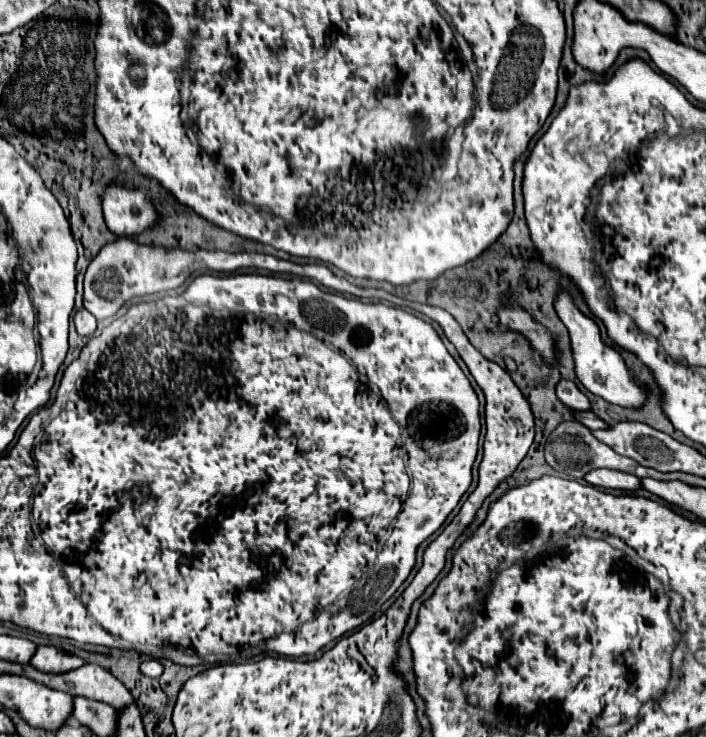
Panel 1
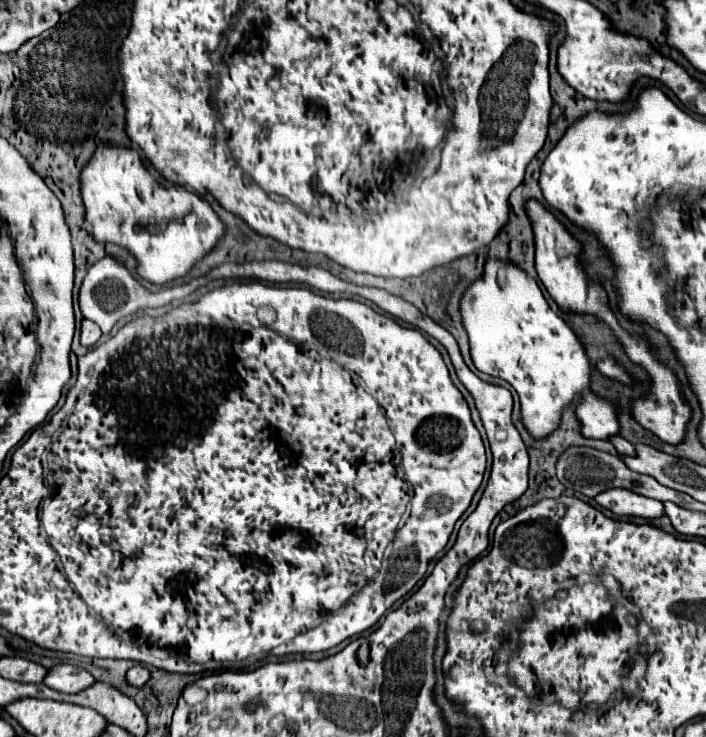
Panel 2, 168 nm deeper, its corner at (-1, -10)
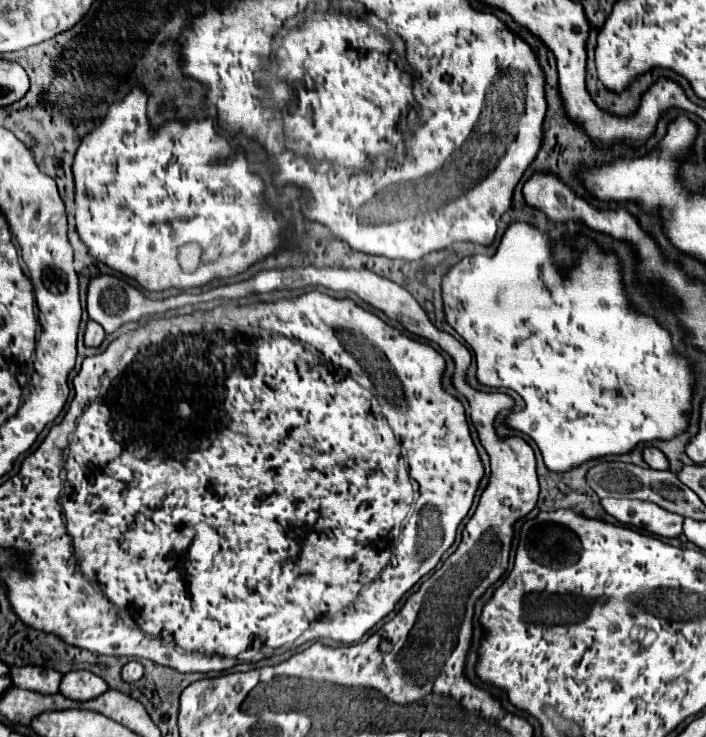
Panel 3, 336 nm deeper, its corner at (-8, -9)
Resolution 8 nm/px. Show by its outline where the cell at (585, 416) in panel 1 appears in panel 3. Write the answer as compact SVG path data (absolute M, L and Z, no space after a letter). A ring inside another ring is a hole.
M644 448L644 450L642 450L642 458L644 458L644 462L646 462L650 468L668 470L668 460L666 460L666 456L664 456L658 448Z

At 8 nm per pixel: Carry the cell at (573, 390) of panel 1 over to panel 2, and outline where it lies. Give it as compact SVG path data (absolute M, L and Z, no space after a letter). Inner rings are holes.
M487 257L483 275L471 283L471 287L463 293L459 301L459 315L463 321L463 327L469 337L469 349L471 349L471 359L475 367L481 373L487 373L491 377L499 377L507 381L519 395L521 401L521 423L530 432L535 441L544 439L553 431L559 429L561 425L561 413L565 407L569 407L575 399L575 395L583 395L583 401L575 407L575 415L581 427L581 435L587 439L601 439L609 441L611 437L619 435L619 419L615 407L603 399L597 397L591 391L591 375L597 371L603 377L611 377L627 387L635 387L635 379L613 359L591 359L585 351L585 345L577 337L575 329L567 319L557 315L545 301L539 285L535 285L535 279L521 269L519 265L511 263L509 259L497 259L497 257Z

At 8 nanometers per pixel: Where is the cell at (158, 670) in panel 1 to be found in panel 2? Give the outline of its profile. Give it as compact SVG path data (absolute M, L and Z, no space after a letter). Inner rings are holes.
M135 665L135 667L131 667L131 669L127 671L127 683L129 683L129 685L141 687L141 685L145 685L147 681L149 681L149 671L147 671L145 667Z

